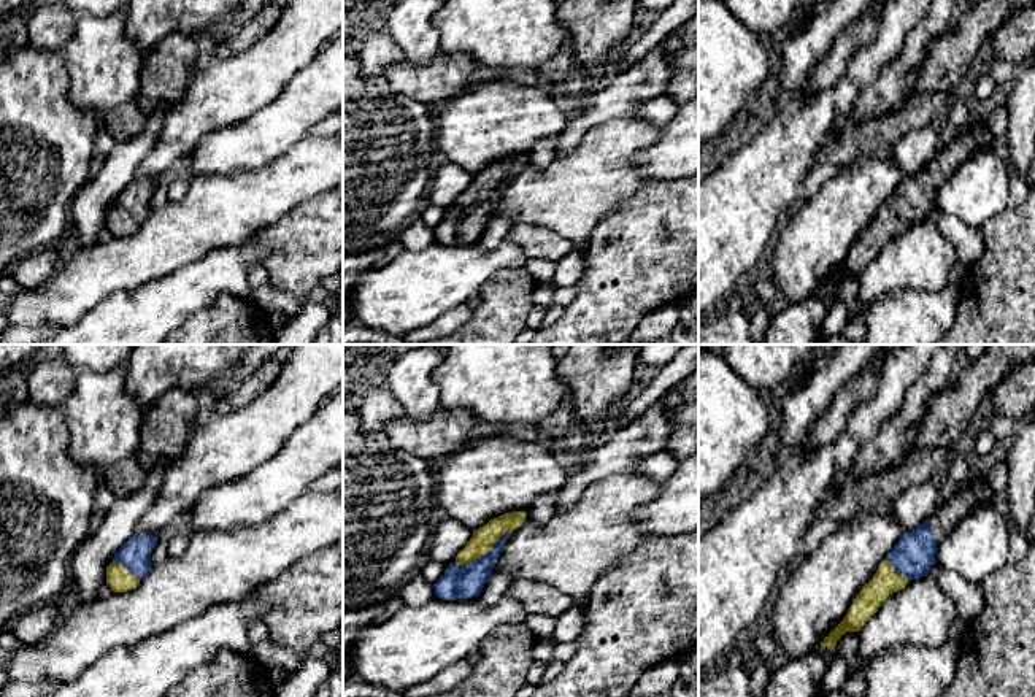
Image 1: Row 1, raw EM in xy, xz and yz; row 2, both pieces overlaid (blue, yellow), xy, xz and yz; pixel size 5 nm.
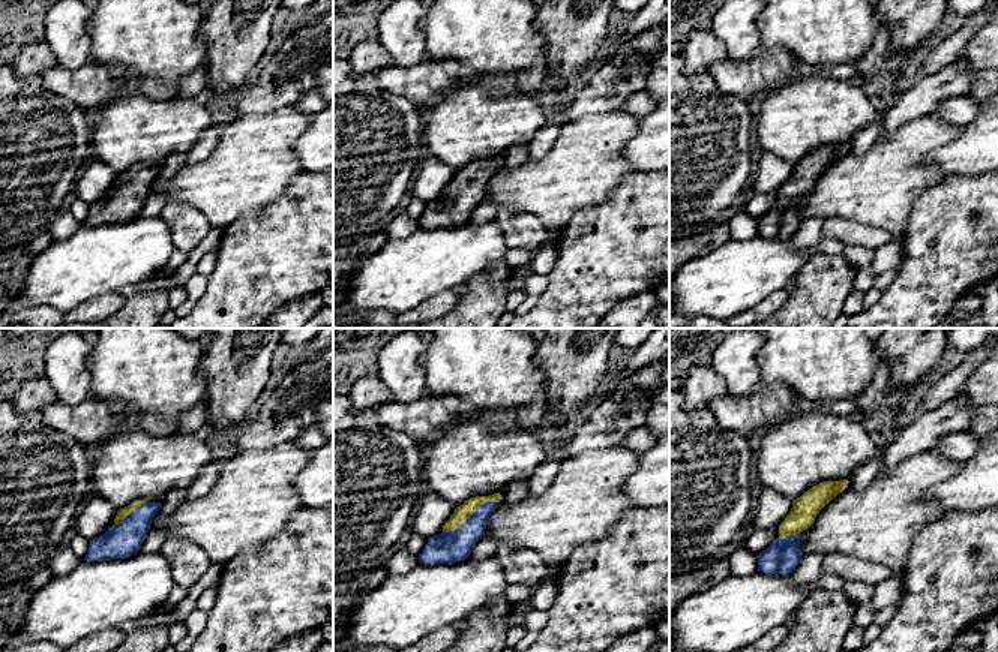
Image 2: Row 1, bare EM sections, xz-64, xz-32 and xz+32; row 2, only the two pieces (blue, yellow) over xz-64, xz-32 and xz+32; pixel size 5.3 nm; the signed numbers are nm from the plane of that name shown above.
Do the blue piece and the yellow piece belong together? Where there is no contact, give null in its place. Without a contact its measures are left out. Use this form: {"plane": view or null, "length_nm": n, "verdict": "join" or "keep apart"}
{"plane": "xz", "length_nm": 340, "verdict": "join"}

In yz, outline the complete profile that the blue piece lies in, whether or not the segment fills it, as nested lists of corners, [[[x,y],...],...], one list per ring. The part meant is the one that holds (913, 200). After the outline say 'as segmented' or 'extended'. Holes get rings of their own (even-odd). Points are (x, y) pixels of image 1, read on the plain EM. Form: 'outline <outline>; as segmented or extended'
outline [[[986,119],[972,122],[962,132],[954,132],[948,144],[929,164],[900,181],[873,222],[856,240],[845,264],[824,283],[821,291],[835,297],[837,286],[846,276],[859,276],[889,240],[903,233],[910,224],[929,221],[930,211],[937,208],[937,189],[970,154],[986,148],[992,149],[992,143],[994,135]]]; extended

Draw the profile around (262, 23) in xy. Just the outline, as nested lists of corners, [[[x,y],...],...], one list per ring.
[[[273,0],[262,5],[260,11],[233,37],[230,37],[222,51],[237,54],[264,38],[281,16],[283,2]]]

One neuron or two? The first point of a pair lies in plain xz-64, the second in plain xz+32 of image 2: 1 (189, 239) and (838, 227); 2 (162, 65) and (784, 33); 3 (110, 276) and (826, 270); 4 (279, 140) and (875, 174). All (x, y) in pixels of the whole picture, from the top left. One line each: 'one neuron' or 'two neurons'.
1: one neuron
2: one neuron
3: two neurons
4: one neuron

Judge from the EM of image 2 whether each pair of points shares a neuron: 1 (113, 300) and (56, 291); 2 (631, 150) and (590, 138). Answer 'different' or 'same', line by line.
1: different
2: different

